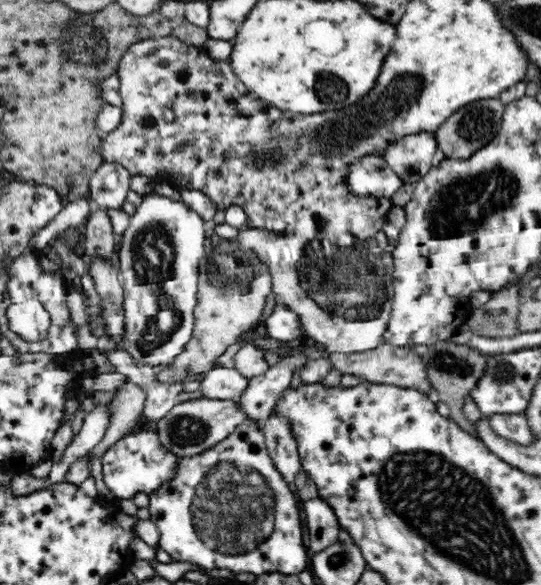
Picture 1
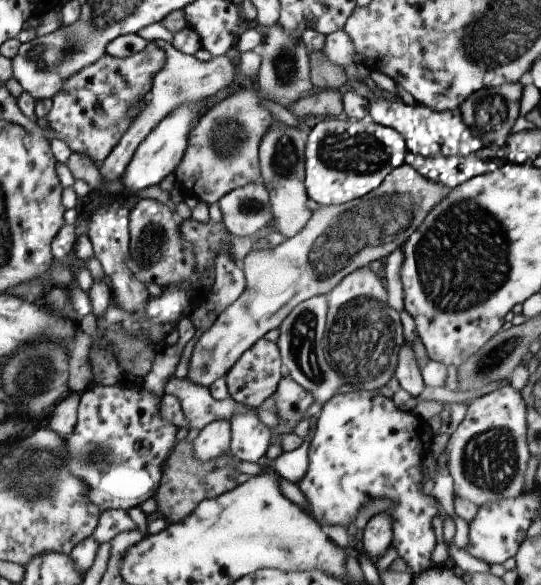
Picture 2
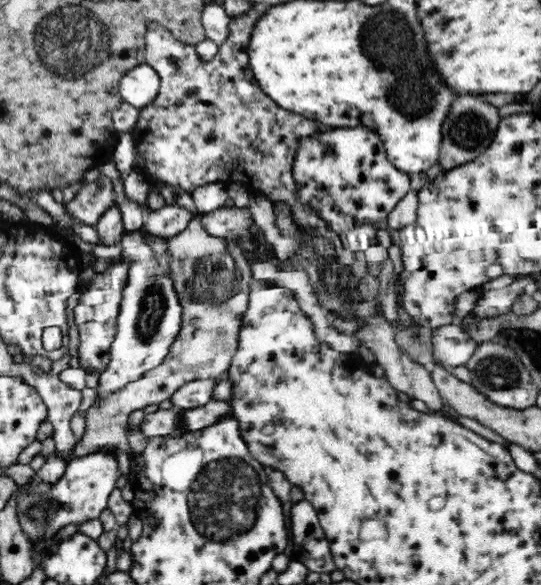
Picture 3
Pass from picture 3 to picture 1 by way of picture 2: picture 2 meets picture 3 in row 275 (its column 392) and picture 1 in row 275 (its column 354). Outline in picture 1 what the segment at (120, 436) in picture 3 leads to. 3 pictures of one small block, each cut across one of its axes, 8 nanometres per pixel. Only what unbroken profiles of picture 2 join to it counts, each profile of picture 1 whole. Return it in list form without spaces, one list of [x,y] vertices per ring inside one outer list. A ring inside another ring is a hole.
[[[219,237],[207,242],[199,267],[191,339],[171,364],[156,369],[154,377],[158,383],[180,384],[188,377],[202,376],[218,366],[216,359],[228,347],[239,346],[244,336],[259,324],[266,296],[273,291],[268,265],[262,264],[254,251],[241,250],[235,239]]]

